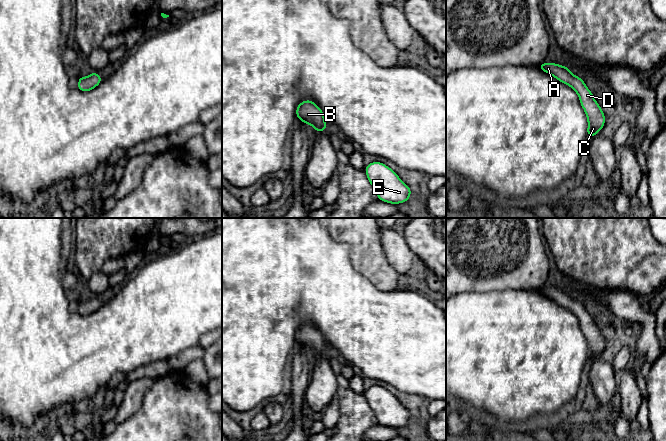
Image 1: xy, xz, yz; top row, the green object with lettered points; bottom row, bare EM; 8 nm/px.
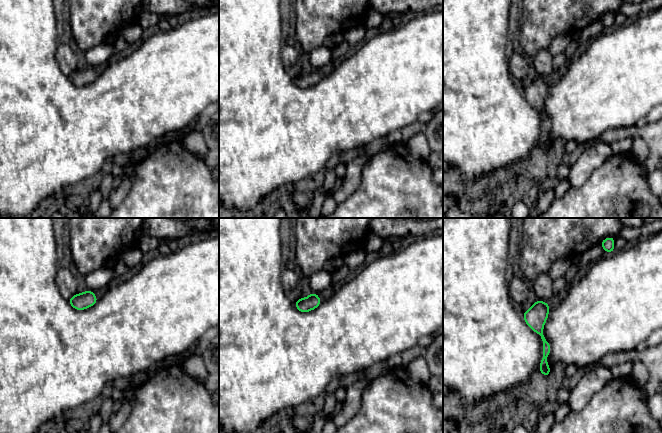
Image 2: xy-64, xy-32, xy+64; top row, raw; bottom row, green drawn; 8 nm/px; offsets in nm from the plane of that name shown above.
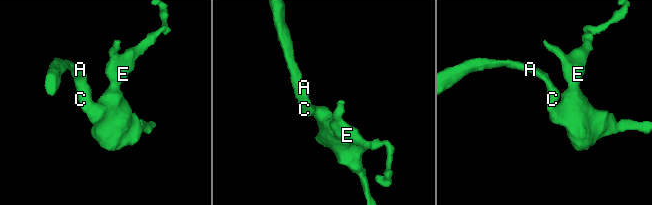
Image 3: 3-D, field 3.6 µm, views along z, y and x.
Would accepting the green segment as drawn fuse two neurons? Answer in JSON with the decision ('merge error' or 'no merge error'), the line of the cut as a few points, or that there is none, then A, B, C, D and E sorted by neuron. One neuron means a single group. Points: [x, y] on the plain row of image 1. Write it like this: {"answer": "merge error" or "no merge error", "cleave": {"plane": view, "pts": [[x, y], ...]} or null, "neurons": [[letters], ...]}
{"answer": "no merge error", "cleave": null, "neurons": [["A", "B", "C", "D", "E"]]}

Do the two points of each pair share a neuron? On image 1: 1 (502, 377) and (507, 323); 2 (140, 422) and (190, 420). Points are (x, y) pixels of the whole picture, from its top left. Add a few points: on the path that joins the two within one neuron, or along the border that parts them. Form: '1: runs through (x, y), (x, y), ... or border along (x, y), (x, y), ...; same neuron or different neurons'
1: runs through (504, 364), (504, 354), (507, 351), (507, 336); same neuron
2: runs through (152, 422), (178, 422); same neuron

